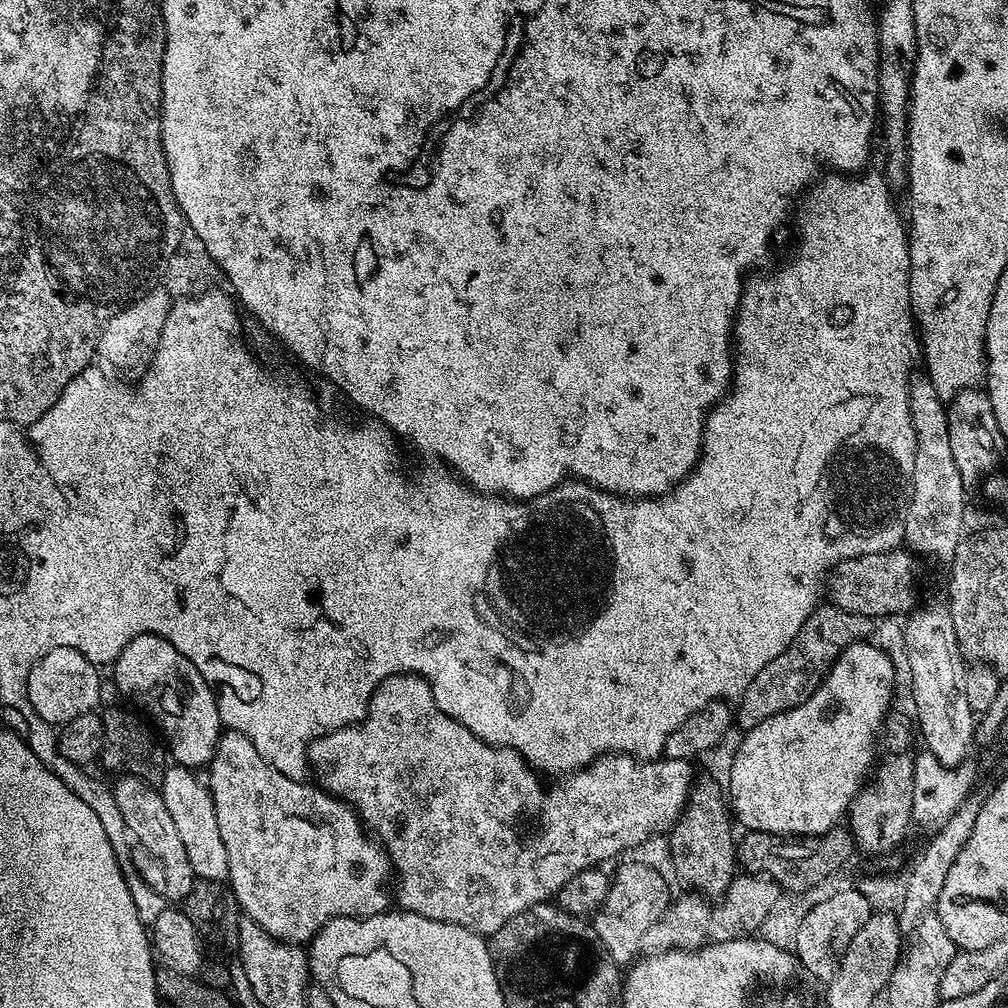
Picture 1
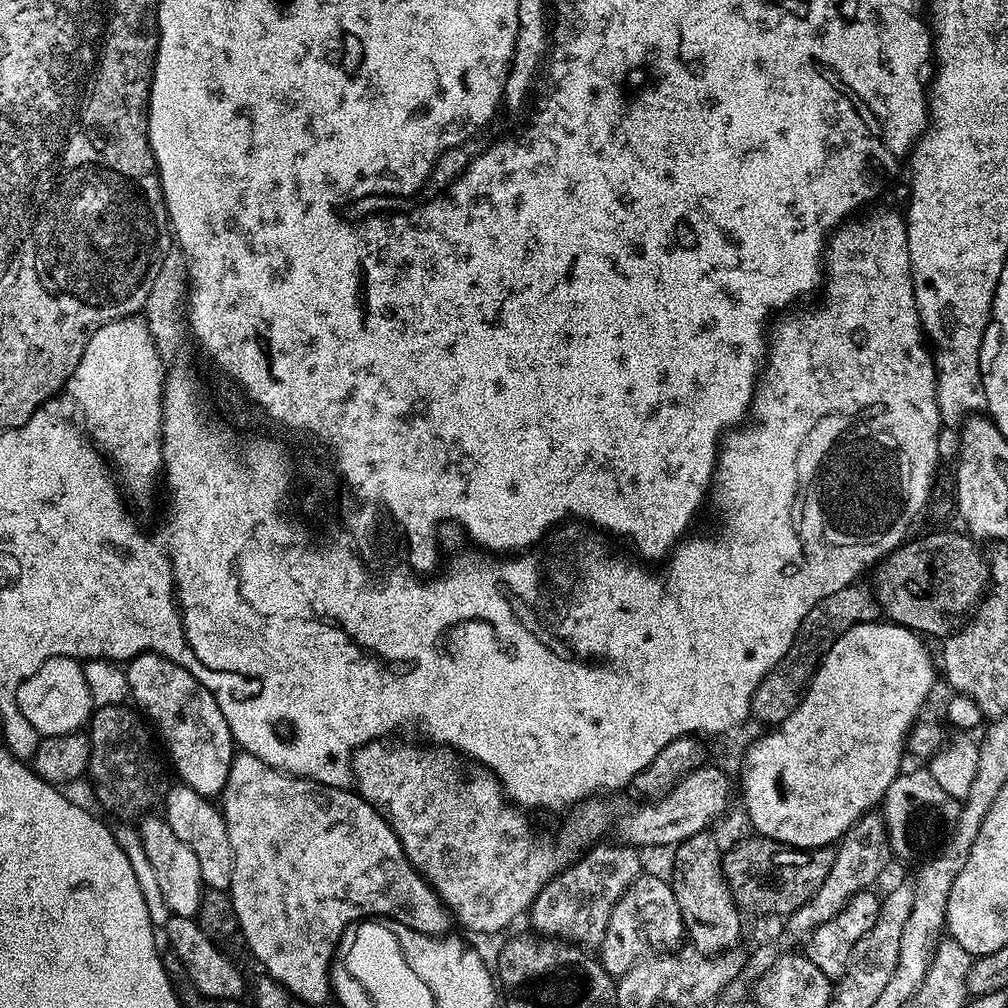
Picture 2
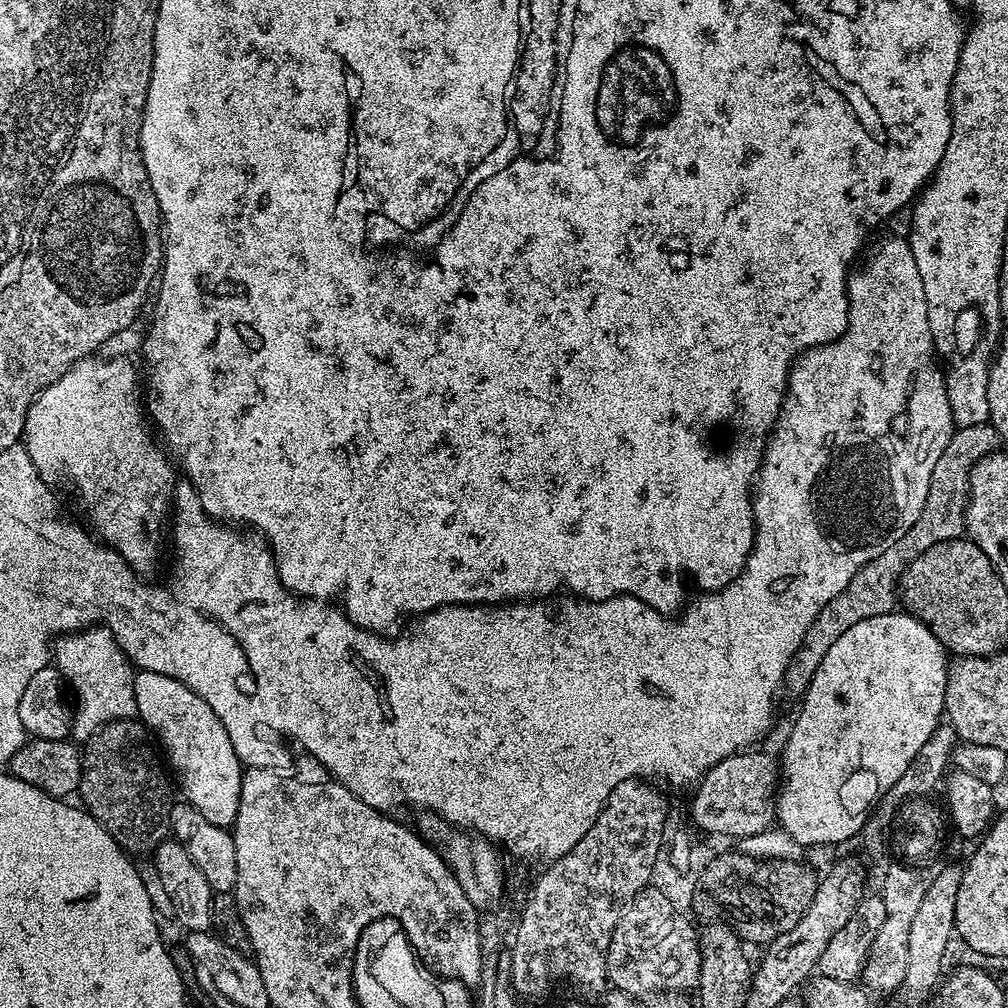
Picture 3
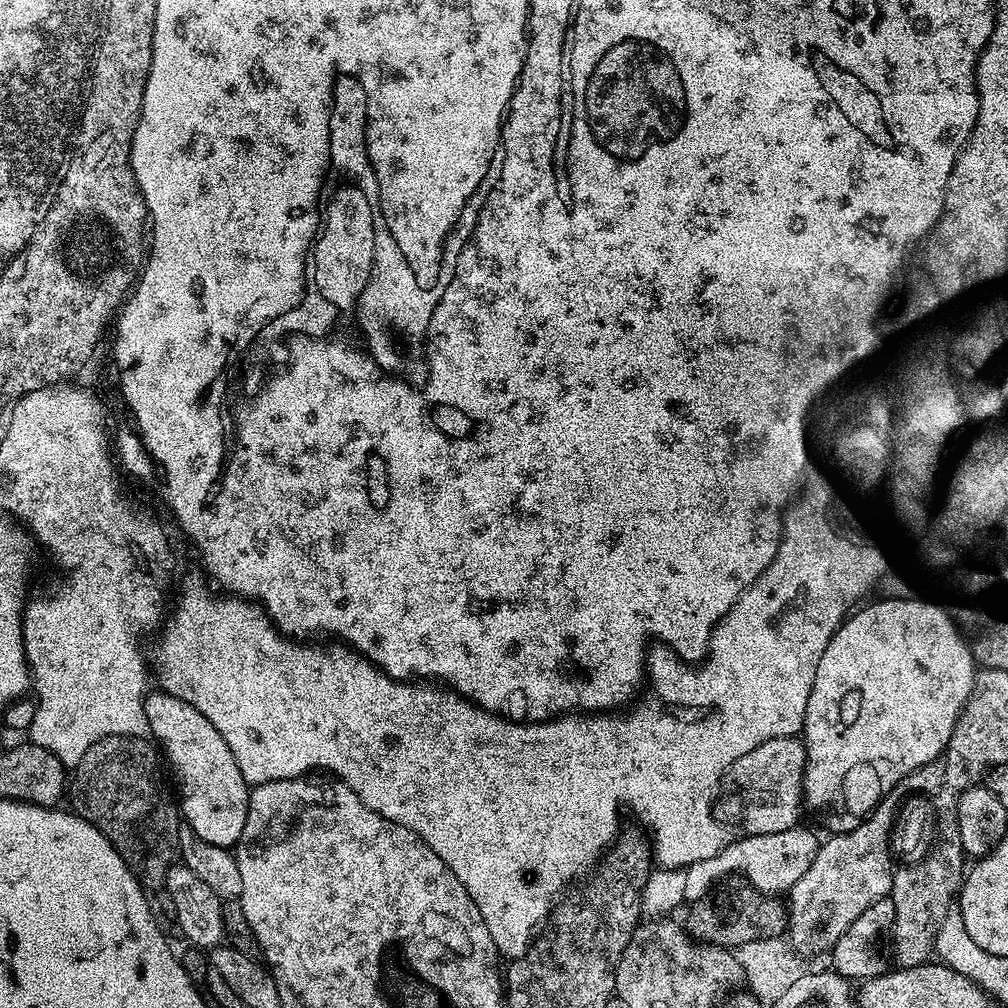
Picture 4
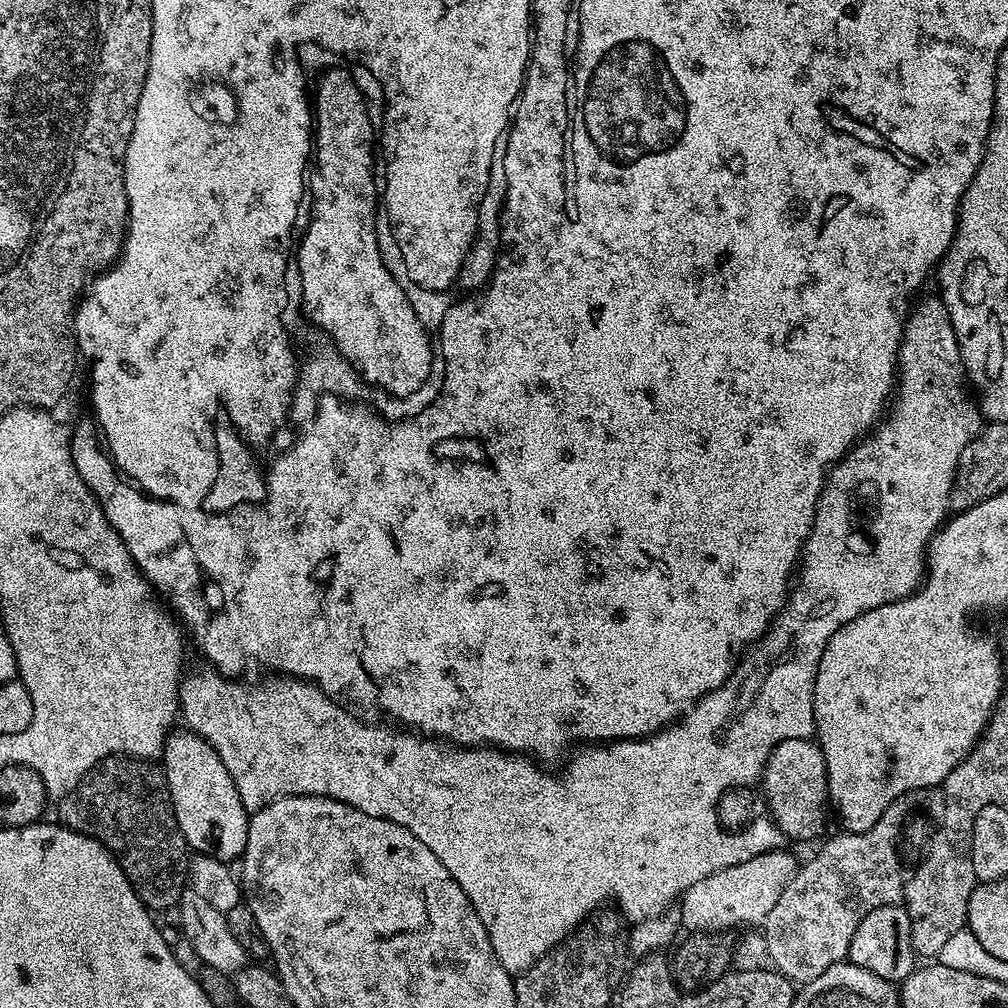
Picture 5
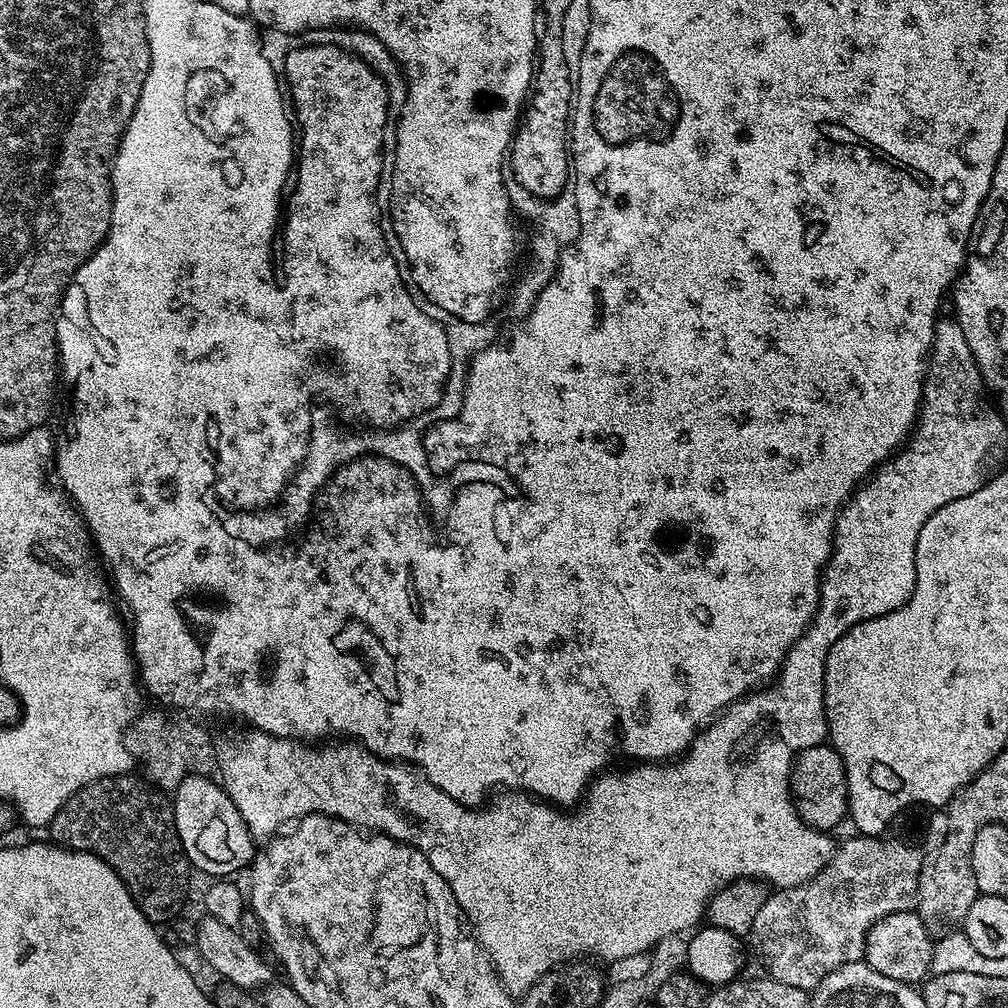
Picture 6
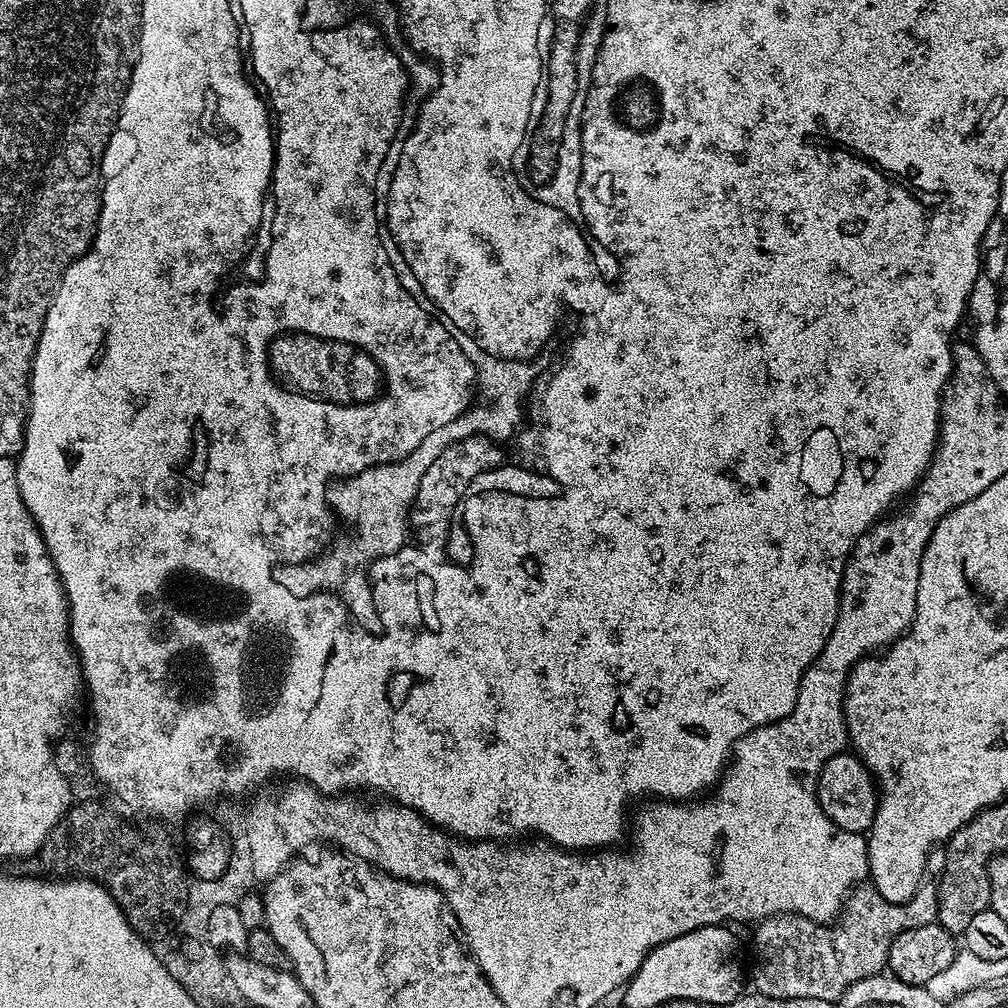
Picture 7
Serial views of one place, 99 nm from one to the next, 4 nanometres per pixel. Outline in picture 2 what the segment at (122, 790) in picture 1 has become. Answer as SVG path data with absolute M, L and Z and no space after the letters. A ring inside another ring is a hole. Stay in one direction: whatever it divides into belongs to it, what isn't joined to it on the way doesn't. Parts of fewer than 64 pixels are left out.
M148 814L139 821L138 831L142 838L142 846L146 850L146 858L150 866L154 866L154 874L158 878L158 886L162 890L162 899L165 900L169 913L173 916L195 917L200 908L200 900L204 897L206 885L204 882L205 865L202 858L174 830L170 830L170 822L163 815Z

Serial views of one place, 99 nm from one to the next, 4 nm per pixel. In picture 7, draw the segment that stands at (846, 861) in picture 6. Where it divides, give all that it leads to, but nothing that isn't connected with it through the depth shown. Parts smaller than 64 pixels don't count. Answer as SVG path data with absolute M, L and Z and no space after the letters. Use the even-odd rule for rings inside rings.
M931 882L921 884L920 889L904 904L884 900L871 886L860 886L848 897L844 911L831 926L801 916L799 912L767 916L755 925L756 937L752 944L756 947L756 965L750 968L751 983L752 980L756 983L755 991L759 995L770 998L822 998L835 1002L854 982L881 975L888 963L892 939L908 928L933 923L938 914L939 901L937 885Z

